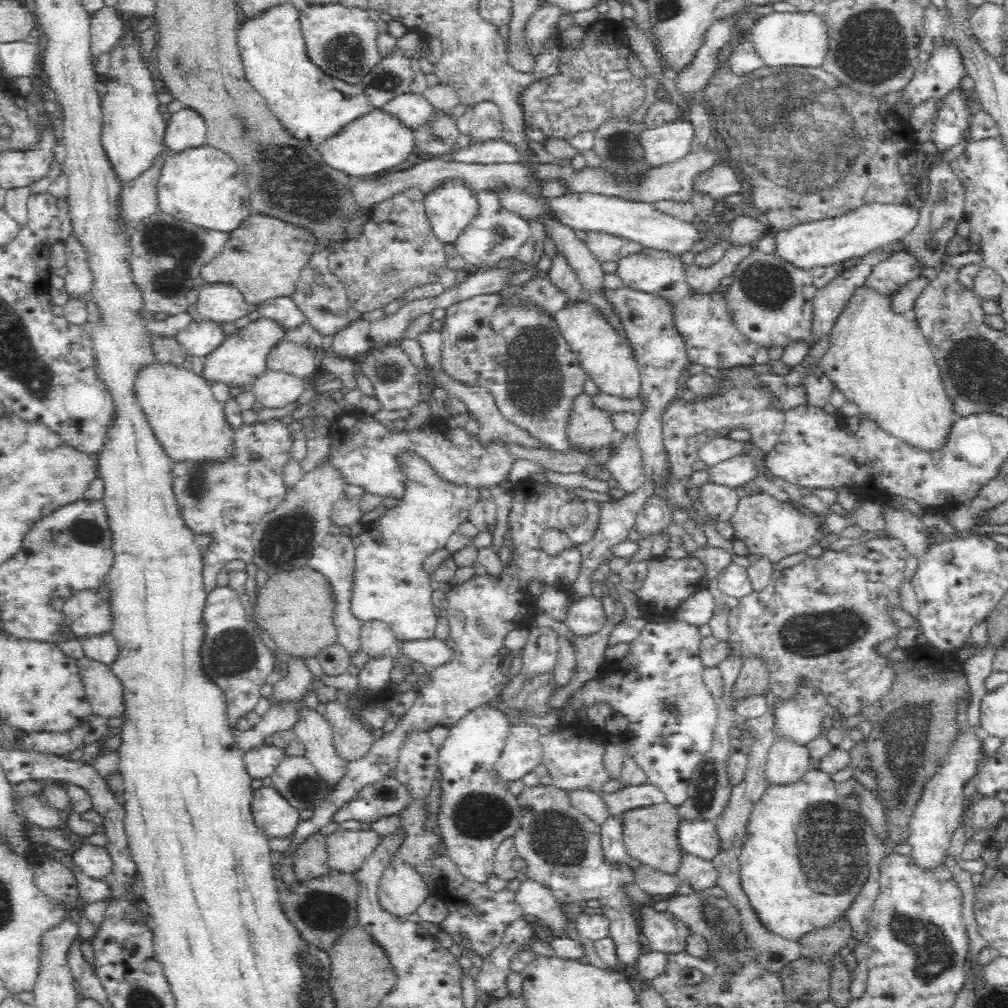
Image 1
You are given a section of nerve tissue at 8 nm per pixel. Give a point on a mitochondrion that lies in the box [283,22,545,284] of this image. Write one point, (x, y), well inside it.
(343, 52)

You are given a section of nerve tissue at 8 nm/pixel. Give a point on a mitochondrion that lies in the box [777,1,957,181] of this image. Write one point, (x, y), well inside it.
(874, 41)

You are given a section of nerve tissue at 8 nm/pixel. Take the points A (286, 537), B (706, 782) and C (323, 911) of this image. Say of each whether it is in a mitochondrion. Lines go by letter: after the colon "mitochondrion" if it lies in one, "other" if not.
A: mitochondrion
B: mitochondrion
C: mitochondrion

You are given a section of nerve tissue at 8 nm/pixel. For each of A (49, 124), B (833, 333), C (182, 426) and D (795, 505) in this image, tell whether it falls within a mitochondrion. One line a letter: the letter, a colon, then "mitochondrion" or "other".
A: other
B: other
C: other
D: other

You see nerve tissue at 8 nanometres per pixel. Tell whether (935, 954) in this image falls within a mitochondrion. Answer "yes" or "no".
yes

